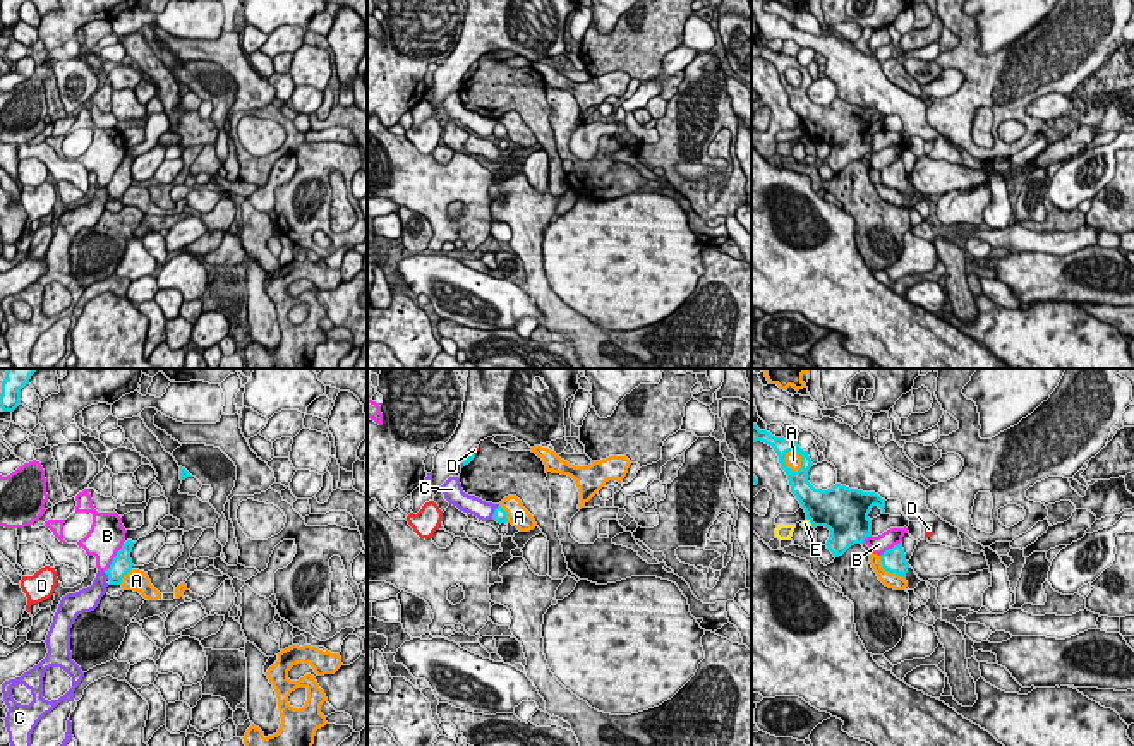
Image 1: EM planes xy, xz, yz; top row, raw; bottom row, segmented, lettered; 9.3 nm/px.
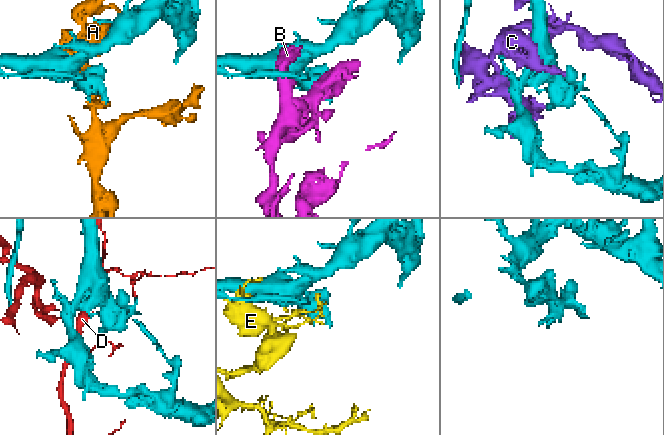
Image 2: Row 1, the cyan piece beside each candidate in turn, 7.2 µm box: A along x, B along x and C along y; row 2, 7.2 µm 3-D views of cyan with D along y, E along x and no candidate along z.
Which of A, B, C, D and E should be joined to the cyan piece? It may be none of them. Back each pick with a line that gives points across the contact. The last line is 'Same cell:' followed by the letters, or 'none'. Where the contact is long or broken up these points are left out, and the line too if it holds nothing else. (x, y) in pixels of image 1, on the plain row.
Same cell: none

